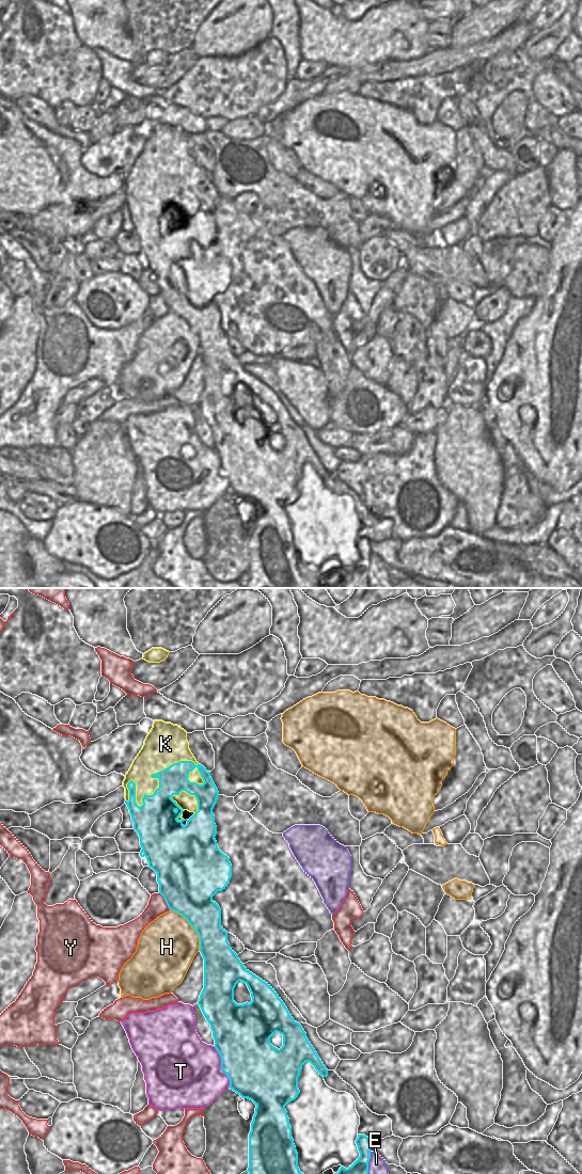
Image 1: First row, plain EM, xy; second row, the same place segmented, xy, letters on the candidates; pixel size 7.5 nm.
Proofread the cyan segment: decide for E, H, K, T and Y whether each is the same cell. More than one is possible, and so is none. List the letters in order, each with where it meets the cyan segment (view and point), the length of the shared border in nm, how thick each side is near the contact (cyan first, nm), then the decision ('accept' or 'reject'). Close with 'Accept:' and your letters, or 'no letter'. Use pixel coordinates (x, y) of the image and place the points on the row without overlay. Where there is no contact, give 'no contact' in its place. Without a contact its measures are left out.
E: xy (367, 571) | 260 nm | 260/180 nm | reject
H: xy (191, 329) | 380 nm | 340/440 nm | reject
K: xy (159, 188) | 600 nm | 300/260 nm | accept
T: xy (221, 469) | 340 nm | 420/480 nm | reject
Y: xy (164, 302) | 160 nm | 460/140 nm | reject
Accept: K

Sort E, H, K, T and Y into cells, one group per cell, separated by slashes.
E / H / K / T / Y

